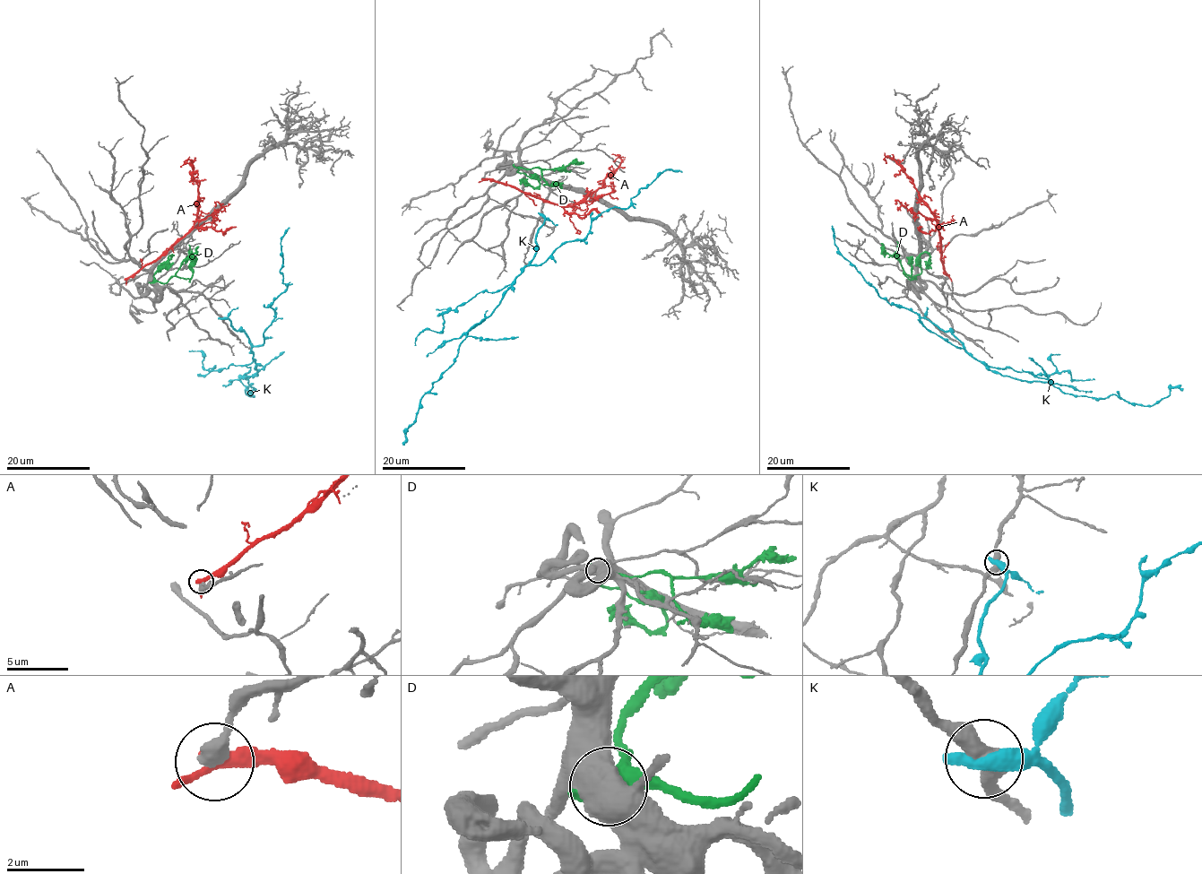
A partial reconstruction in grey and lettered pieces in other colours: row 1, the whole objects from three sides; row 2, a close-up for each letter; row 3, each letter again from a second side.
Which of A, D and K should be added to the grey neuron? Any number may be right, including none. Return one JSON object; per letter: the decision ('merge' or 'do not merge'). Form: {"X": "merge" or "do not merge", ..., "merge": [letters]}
{"A": "do not merge", "D": "do not merge", "K": "do not merge", "merge": []}

